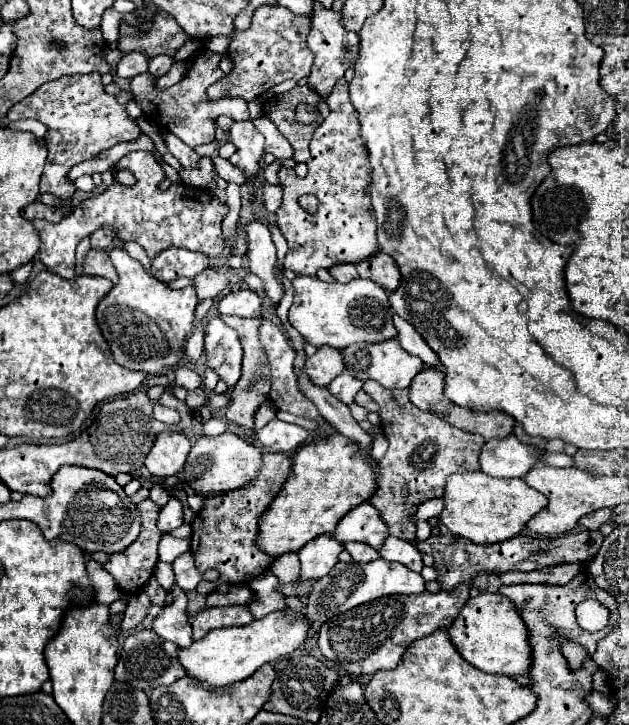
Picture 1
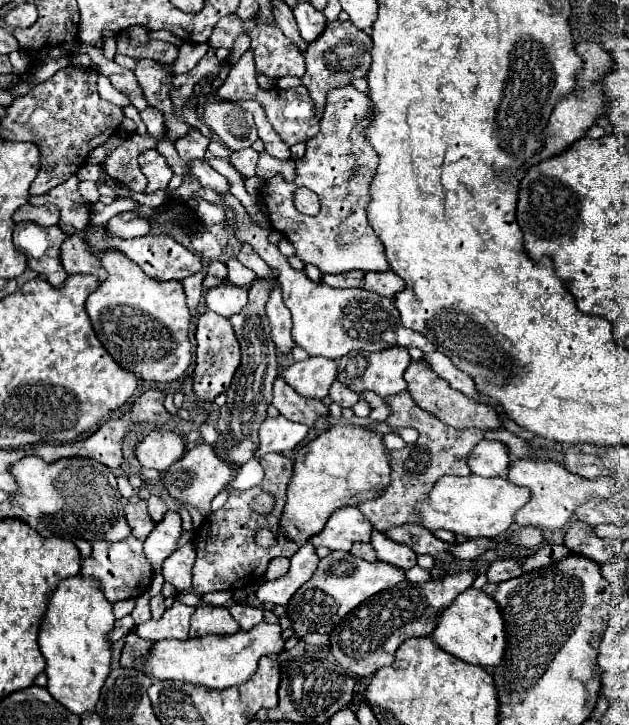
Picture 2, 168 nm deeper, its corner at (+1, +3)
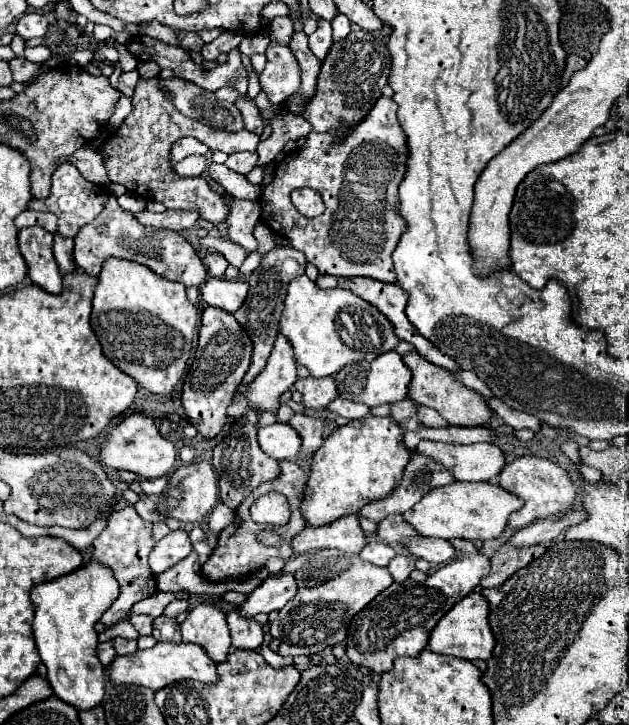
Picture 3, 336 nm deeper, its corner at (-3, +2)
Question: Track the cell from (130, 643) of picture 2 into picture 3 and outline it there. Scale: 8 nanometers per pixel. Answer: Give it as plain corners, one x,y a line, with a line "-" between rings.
116,638
116,640
114,640
114,648
116,648
116,652
118,652
120,656
126,656
126,654
132,654
132,652
138,650
136,640
124,640
124,638

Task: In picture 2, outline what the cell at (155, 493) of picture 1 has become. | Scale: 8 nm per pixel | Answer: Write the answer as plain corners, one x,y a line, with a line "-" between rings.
150,497
148,499
148,513
150,513
150,517
152,517
152,521
154,523
160,523
162,521
162,517
166,515
166,505
164,505
164,501
160,499
160,497

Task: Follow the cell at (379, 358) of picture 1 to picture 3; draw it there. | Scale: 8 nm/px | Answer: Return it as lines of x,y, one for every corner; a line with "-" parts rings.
392,350
392,352
384,352
384,354
376,356
372,362
360,360
360,362
352,362
352,364
344,366
336,374
336,386
338,386
338,394
342,398
364,402
368,406
380,406
380,404
404,400
408,394
410,378
412,378
412,372
402,362
402,356
396,350

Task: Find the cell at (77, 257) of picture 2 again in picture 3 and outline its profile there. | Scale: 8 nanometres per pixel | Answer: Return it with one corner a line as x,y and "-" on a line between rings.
58,232
54,234
54,258
58,262
58,268
62,274
70,274
70,272
80,272
80,268
76,268
74,262
74,240
72,238
64,238

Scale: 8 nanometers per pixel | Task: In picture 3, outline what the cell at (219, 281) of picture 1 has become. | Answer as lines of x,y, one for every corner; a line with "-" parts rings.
210,252
204,256
204,262
206,262
206,268
208,268
208,274
214,276
214,278
222,278
226,268
228,268
228,262
222,254
218,252

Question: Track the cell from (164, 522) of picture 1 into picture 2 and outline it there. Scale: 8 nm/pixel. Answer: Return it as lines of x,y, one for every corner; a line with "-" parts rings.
168,511
164,519
154,527
154,531
148,535
144,541
144,555
148,557
152,571
154,571
154,581
148,591
150,597
158,595
162,589
162,563
166,557
170,557
176,549
184,547
186,543
192,541
192,533
182,529
182,519
178,513

